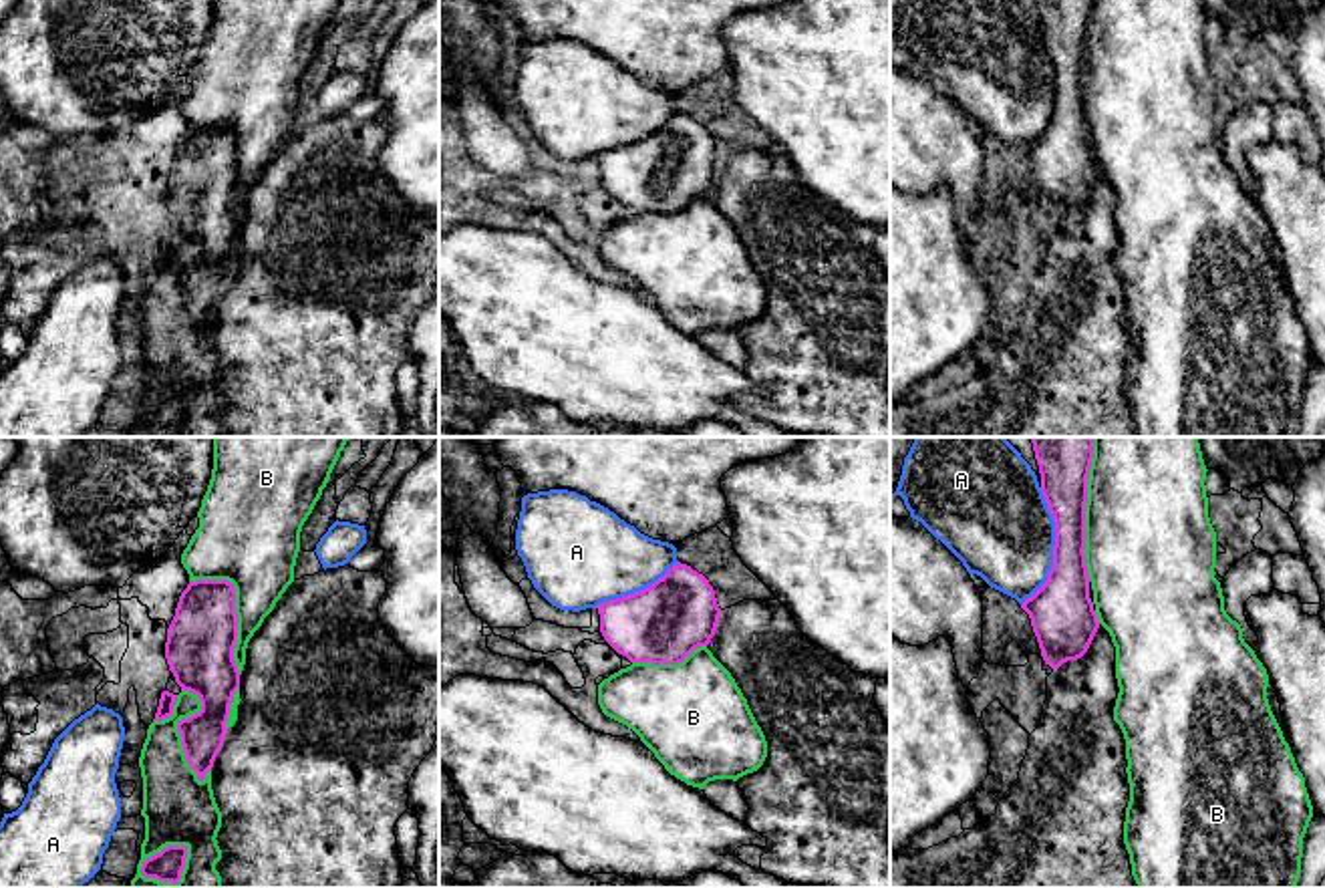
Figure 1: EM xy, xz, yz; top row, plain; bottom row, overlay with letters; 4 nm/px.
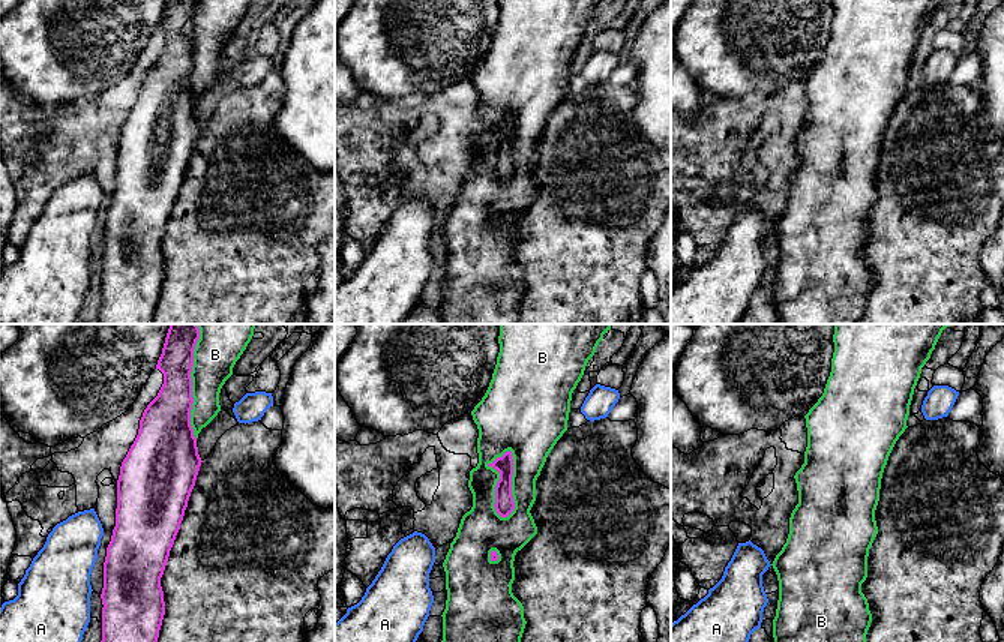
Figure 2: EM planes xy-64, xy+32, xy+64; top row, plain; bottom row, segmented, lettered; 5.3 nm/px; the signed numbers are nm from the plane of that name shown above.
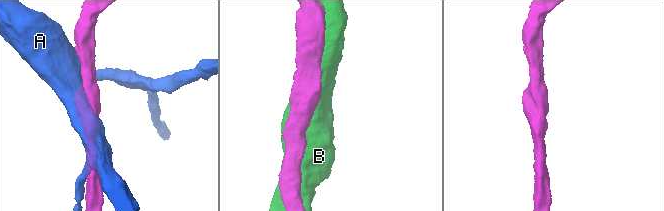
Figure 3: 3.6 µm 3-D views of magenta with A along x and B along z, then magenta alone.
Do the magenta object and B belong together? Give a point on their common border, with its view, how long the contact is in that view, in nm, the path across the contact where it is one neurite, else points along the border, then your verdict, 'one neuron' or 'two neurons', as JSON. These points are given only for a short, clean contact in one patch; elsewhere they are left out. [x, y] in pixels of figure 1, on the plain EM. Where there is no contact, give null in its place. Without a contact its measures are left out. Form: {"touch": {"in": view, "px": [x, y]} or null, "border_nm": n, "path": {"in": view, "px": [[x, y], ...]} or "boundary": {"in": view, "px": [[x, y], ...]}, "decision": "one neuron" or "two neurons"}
{"touch": {"in": "xy", "px": [234, 158]}, "border_nm": 420, "decision": "one neuron"}

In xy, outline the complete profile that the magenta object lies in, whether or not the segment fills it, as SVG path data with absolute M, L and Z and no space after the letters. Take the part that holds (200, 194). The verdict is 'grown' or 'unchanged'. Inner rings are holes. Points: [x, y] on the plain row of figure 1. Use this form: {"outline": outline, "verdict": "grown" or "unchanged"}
{"outline": "M213 0L211 28L197 60L199 77L181 103L189 133L179 145L165 191L165 207L181 242L161 242L139 306L145 389L131 437L222 437L222 425L215 419L222 409L215 389L222 360L211 338L211 316L224 296L226 280L238 270L240 224L248 191L294 131L302 75L320 48L338 6L340 0Z", "verdict": "grown"}

